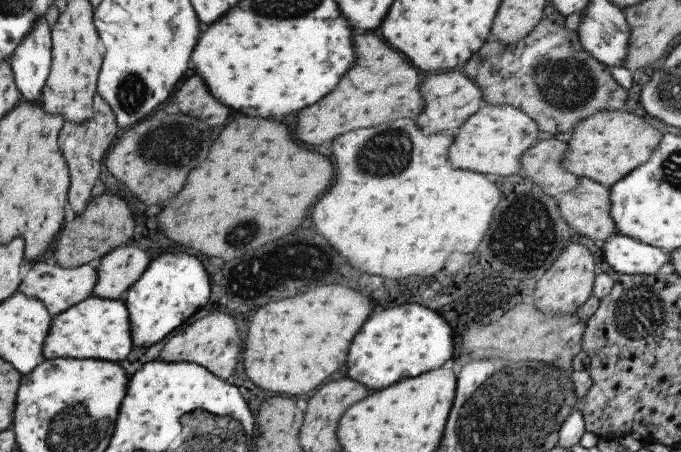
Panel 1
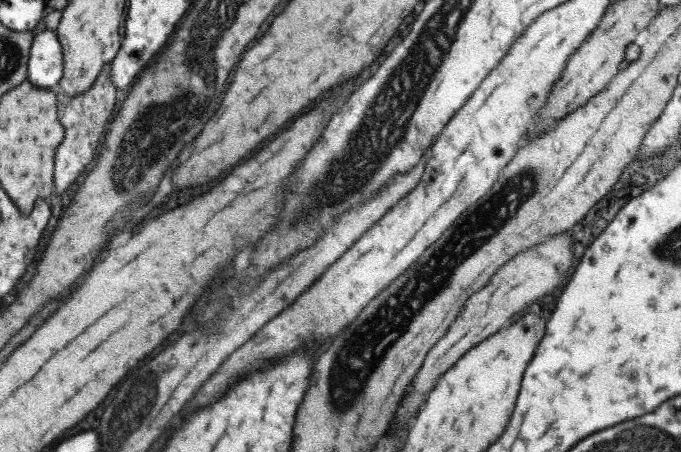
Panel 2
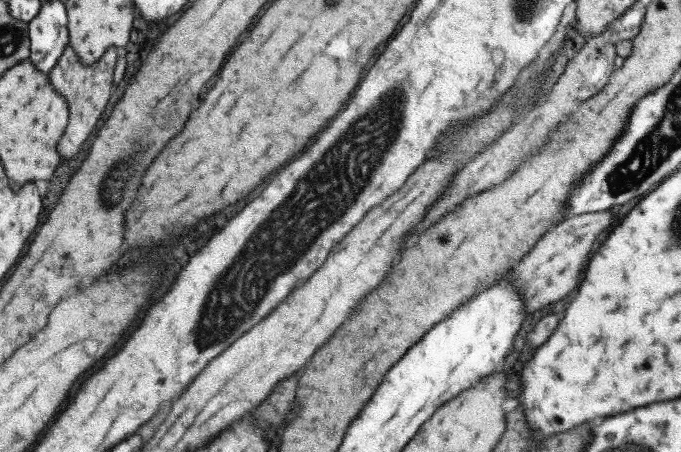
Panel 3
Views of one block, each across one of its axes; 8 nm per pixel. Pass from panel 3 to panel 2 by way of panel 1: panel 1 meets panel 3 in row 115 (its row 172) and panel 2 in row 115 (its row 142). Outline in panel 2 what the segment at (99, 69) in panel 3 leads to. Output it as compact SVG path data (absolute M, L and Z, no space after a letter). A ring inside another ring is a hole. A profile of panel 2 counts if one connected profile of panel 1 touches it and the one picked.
M110 62L99 71L88 90L80 95L67 96L58 91L55 93L57 118L65 128L63 142L55 148L55 192L57 194L67 190L77 180L77 174L81 174L83 168L96 157L104 132L115 113L117 90L111 82L109 71Z

